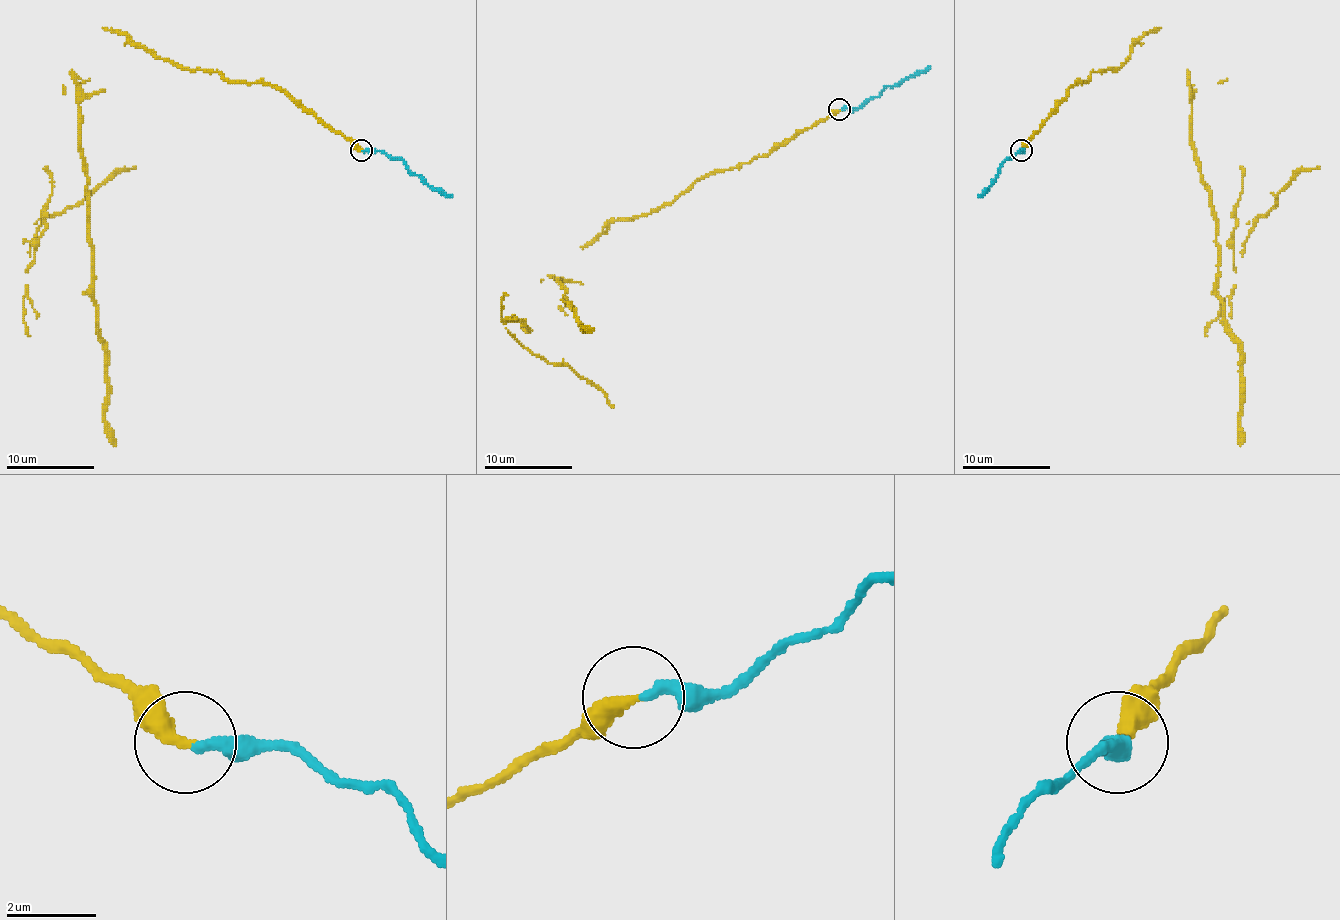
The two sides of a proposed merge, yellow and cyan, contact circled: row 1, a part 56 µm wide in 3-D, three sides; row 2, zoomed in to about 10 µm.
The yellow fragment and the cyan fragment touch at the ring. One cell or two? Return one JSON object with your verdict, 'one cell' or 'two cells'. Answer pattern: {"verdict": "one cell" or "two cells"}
{"verdict": "two cells"}

